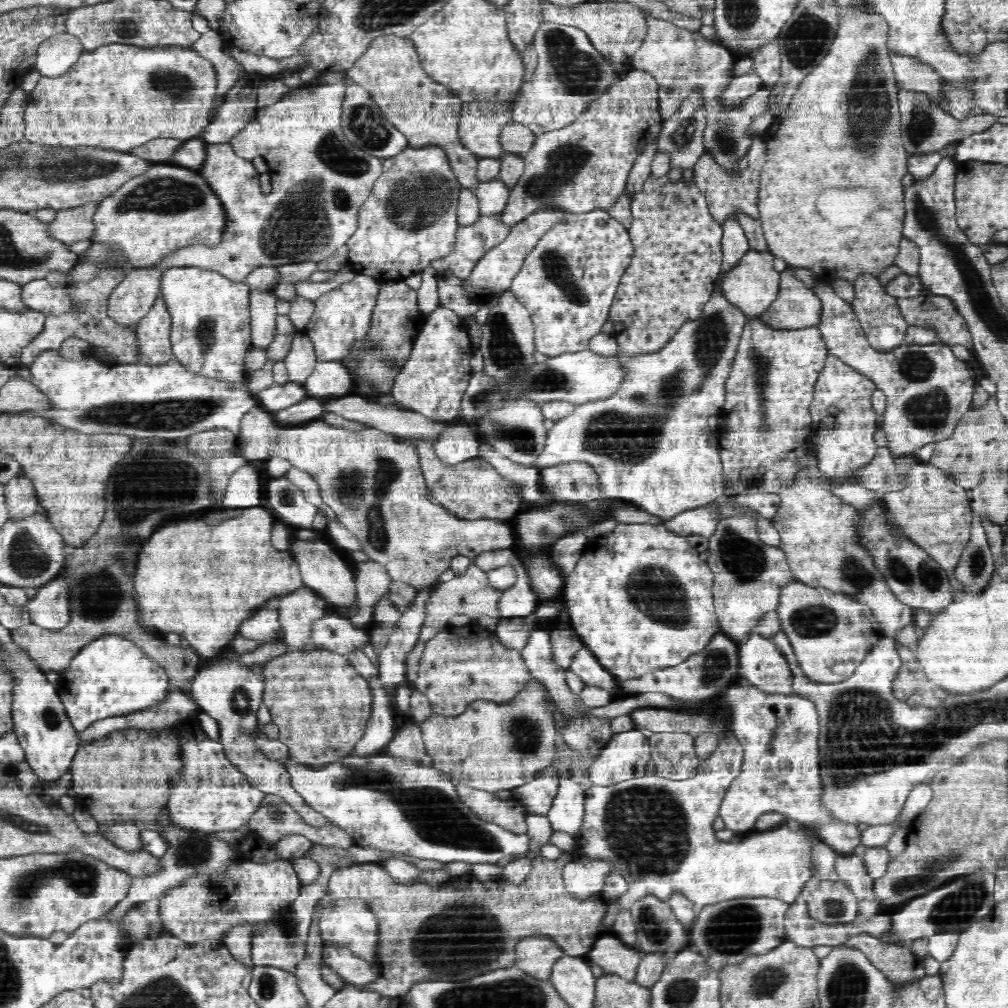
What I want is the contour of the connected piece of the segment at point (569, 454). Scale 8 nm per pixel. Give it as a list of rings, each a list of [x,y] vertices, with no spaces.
[[[719,285],[715,287],[715,293],[712,294],[712,300],[704,306],[704,314],[700,318],[687,322],[686,325],[680,328],[676,337],[656,354],[648,354],[648,356],[638,358],[628,358],[628,364],[622,366],[623,379],[615,390],[614,394],[608,398],[598,399],[595,401],[586,401],[582,404],[576,405],[575,409],[562,420],[554,423],[551,430],[548,431],[548,436],[544,450],[540,454],[538,468],[555,465],[561,462],[570,461],[586,461],[592,465],[600,479],[601,498],[602,499],[622,499],[625,501],[632,501],[639,503],[642,508],[645,508],[652,514],[661,516],[666,522],[671,523],[675,514],[683,510],[690,510],[697,506],[712,502],[718,497],[722,496],[721,482],[723,481],[723,464],[721,461],[719,446],[716,444],[714,433],[708,427],[706,419],[709,416],[719,416],[726,406],[727,401],[727,382],[731,377],[733,362],[740,346],[740,342],[745,332],[746,325],[749,318],[740,309],[737,309],[733,304],[730,304],[719,292]]]

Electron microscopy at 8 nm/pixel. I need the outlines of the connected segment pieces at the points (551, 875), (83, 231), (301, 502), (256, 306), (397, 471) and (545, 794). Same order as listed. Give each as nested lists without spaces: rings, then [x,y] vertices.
[[[562,851],[556,860],[548,860],[542,856],[536,856],[533,858],[532,866],[528,876],[520,884],[512,884],[503,879],[480,881],[474,877],[471,873],[464,873],[458,879],[451,879],[442,883],[439,886],[431,886],[428,883],[418,884],[400,884],[396,881],[396,878],[392,877],[390,871],[382,863],[359,863],[352,866],[350,870],[340,870],[340,872],[332,872],[329,877],[328,887],[336,897],[352,897],[360,896],[367,898],[371,902],[372,911],[378,915],[380,919],[380,961],[383,963],[383,974],[373,981],[358,981],[357,984],[347,985],[348,987],[356,986],[358,990],[365,990],[366,992],[375,992],[385,997],[400,997],[404,998],[405,995],[412,990],[412,986],[419,985],[422,982],[436,982],[436,981],[450,981],[450,982],[462,982],[474,976],[478,976],[488,971],[499,969],[500,967],[510,966],[515,964],[515,946],[516,943],[525,936],[534,933],[550,933],[560,945],[568,956],[572,957],[586,957],[591,948],[595,945],[602,935],[604,930],[604,917],[607,911],[607,903],[602,901],[599,897],[590,898],[588,902],[580,902],[573,896],[570,896],[563,887],[563,870],[564,866],[569,862],[572,862],[574,857],[572,854]]]
[[[88,202],[84,206],[57,211],[51,234],[66,245],[88,244],[97,236],[95,217],[101,202]]]
[[[286,478],[271,479],[267,489],[268,508],[276,512],[280,520],[300,526],[300,528],[310,528],[312,520],[318,509],[308,503],[300,491]]]
[[[252,290],[251,338],[257,347],[267,349],[279,336],[277,301],[274,293]]]
[[[261,406],[259,409],[252,410],[242,418],[239,433],[237,434],[236,446],[241,450],[241,455],[248,462],[258,462],[267,461],[270,458],[280,458],[282,460],[288,461],[294,468],[299,468],[301,471],[308,473],[312,476],[319,484],[320,494],[324,496],[322,500],[326,502],[328,506],[334,508],[334,512],[340,521],[346,525],[346,528],[353,534],[359,544],[359,550],[362,550],[368,558],[379,562],[387,570],[389,577],[391,579],[405,582],[414,588],[418,588],[421,584],[426,581],[434,581],[436,583],[439,581],[439,575],[442,574],[446,569],[451,568],[451,560],[458,555],[465,557],[470,557],[472,560],[478,556],[481,552],[496,549],[517,549],[519,545],[520,538],[520,527],[514,523],[513,519],[492,519],[490,517],[482,517],[474,520],[458,518],[454,514],[450,513],[444,508],[440,508],[435,504],[432,504],[428,499],[428,489],[425,486],[425,479],[420,471],[420,467],[417,461],[417,456],[415,455],[413,446],[411,445],[411,440],[399,439],[394,435],[384,433],[376,428],[372,430],[364,430],[364,432],[348,432],[342,428],[338,428],[328,424],[326,422],[321,422],[319,420],[298,423],[282,423],[278,422],[276,419],[275,412],[269,411],[266,407]]]
[[[550,765],[532,782],[513,789],[508,794],[514,798],[523,799],[530,812],[547,815],[552,808],[551,802],[556,795],[558,786],[558,770],[555,766]]]

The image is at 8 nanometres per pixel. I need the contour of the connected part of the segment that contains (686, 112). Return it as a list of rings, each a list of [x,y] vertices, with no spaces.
[[[696,85],[680,101],[676,112],[664,120],[658,134],[658,147],[662,147],[662,149],[672,153],[672,168],[690,168],[705,153],[706,141],[704,141],[704,132],[706,126],[708,126],[708,119],[706,118],[707,103],[704,87]]]

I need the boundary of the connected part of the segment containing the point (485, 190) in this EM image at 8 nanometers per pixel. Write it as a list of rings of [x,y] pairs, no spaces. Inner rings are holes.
[[[499,177],[478,183],[474,188],[480,215],[500,214],[507,206],[511,188]]]

